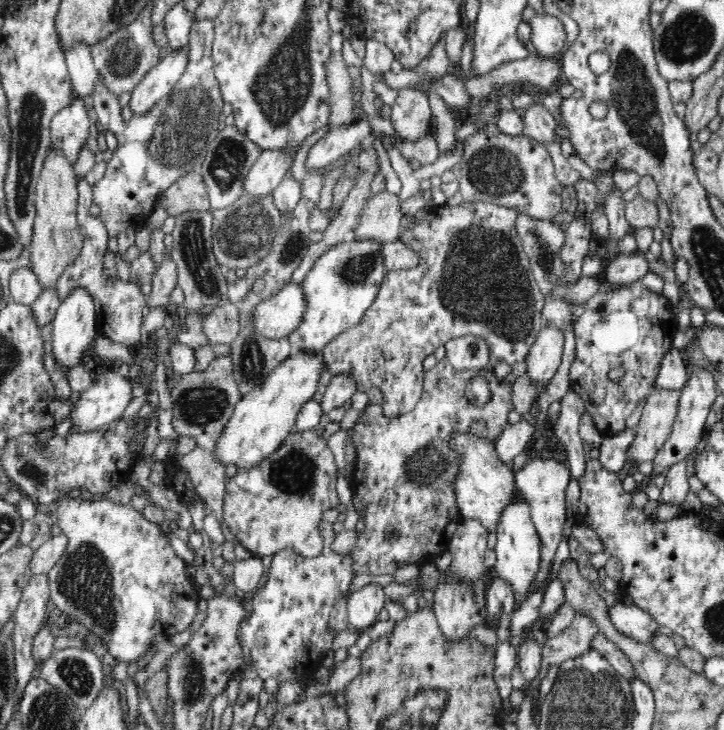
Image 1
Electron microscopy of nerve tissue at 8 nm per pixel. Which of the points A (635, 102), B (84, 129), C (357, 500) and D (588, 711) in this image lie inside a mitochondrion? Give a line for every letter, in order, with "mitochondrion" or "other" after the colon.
A: mitochondrion
B: other
C: other
D: mitochondrion

